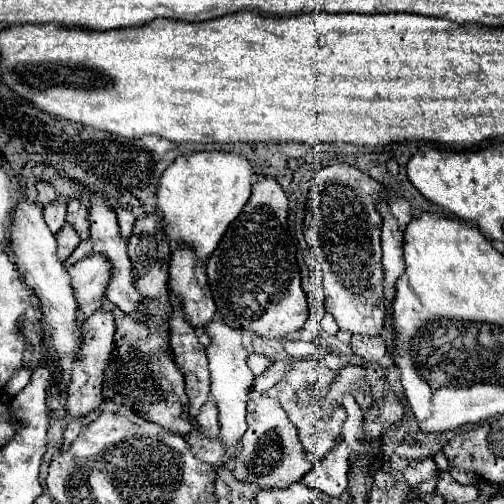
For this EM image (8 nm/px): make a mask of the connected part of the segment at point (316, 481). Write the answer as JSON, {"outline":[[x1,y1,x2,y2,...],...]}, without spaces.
{"outline":[[344,440,330,450,314,468,302,478,310,488,324,492,332,498,342,498,348,488,348,470,350,470,350,448]]}

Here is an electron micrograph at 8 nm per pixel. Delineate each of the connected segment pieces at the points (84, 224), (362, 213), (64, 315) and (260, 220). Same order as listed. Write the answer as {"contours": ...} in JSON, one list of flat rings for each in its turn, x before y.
{"contours":[[[76,198,68,200,68,216,66,216,66,220,74,226,74,230,78,232,80,238,88,238,90,236,88,214,90,214,90,210,86,206,82,206]],[[334,164,334,166,326,166,322,168,316,178,314,178,314,184,312,184,312,190,310,190,310,198,308,198,308,204,306,204,306,220,304,220,304,234,306,234,306,242,308,246,312,248,312,252,316,254,316,260,318,264,308,264,314,272,316,270,322,270,324,274,324,294,325,294,325,310,328,314,334,316,336,324,340,326,340,330,344,332,350,332,350,334,362,334,362,336,380,336,382,330,384,330,384,320,386,320,386,298,384,298,384,268,382,268,382,250,380,250,380,216,376,212,376,196,380,194,382,186,372,180,370,176,366,176,364,172,356,170,354,166,348,166,348,164]],[[22,200,16,206,14,212,14,222,12,222,12,248,16,256,16,266,20,274,24,274,24,282,36,292,40,298,44,322,54,328,52,338,54,338,54,350,58,342,58,352,60,354,78,354,78,348,82,344,82,324,78,320,78,302,74,296,74,288,70,284,70,276,64,268,64,264,56,256,56,238,48,230,46,222,42,220,42,208,36,204,28,204]],[[266,176,252,186,252,196,244,206,244,212,230,224,206,264,216,308,228,326,252,330,258,336,276,340,282,340,286,334,302,328,308,318,308,304,300,286,300,270,292,246,294,244,288,234,288,196,274,176]]]}

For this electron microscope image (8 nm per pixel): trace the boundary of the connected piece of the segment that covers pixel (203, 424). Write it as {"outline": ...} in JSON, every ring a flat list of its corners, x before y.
{"outline":[[214,402,202,406,198,414,198,424,202,430,202,438,206,440,220,440,220,422,218,422,218,408]]}

